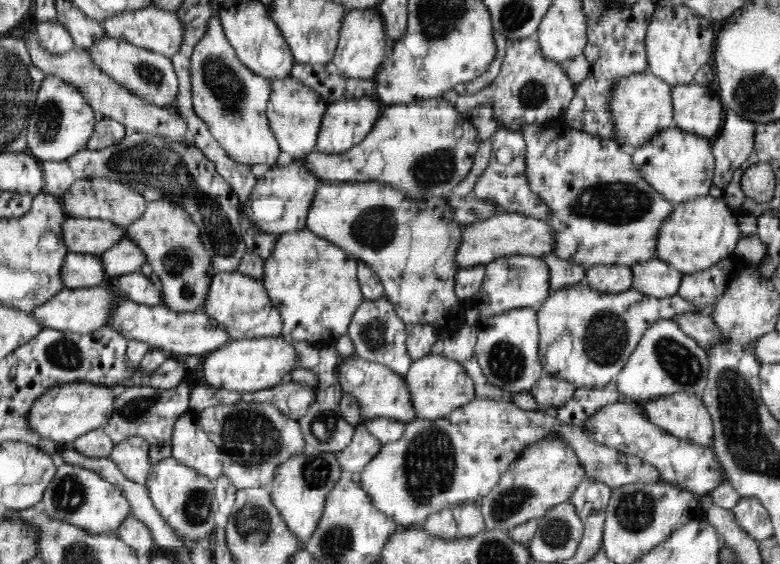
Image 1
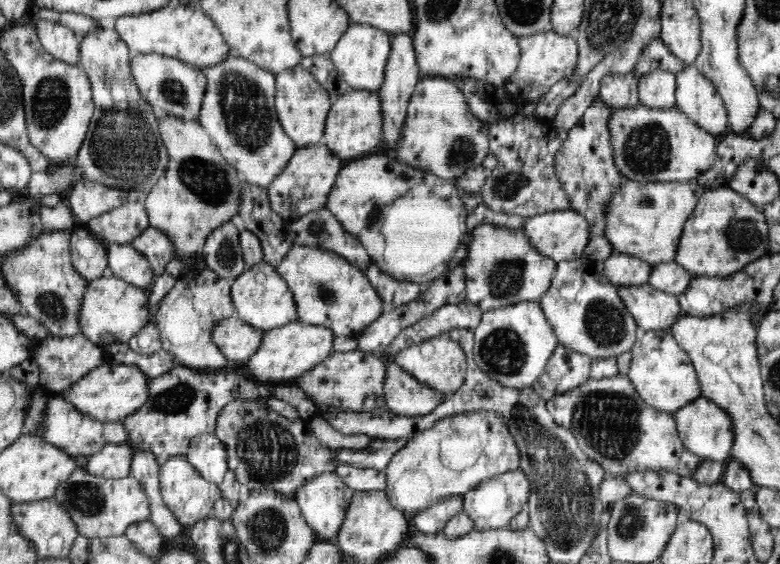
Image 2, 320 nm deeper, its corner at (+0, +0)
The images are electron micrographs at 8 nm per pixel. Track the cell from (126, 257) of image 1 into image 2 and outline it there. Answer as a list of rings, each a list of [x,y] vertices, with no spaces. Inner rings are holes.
[[[148,227],[130,242],[150,265],[153,276],[162,276],[165,273],[166,265],[172,262],[172,241],[166,237],[164,231],[158,228]]]

